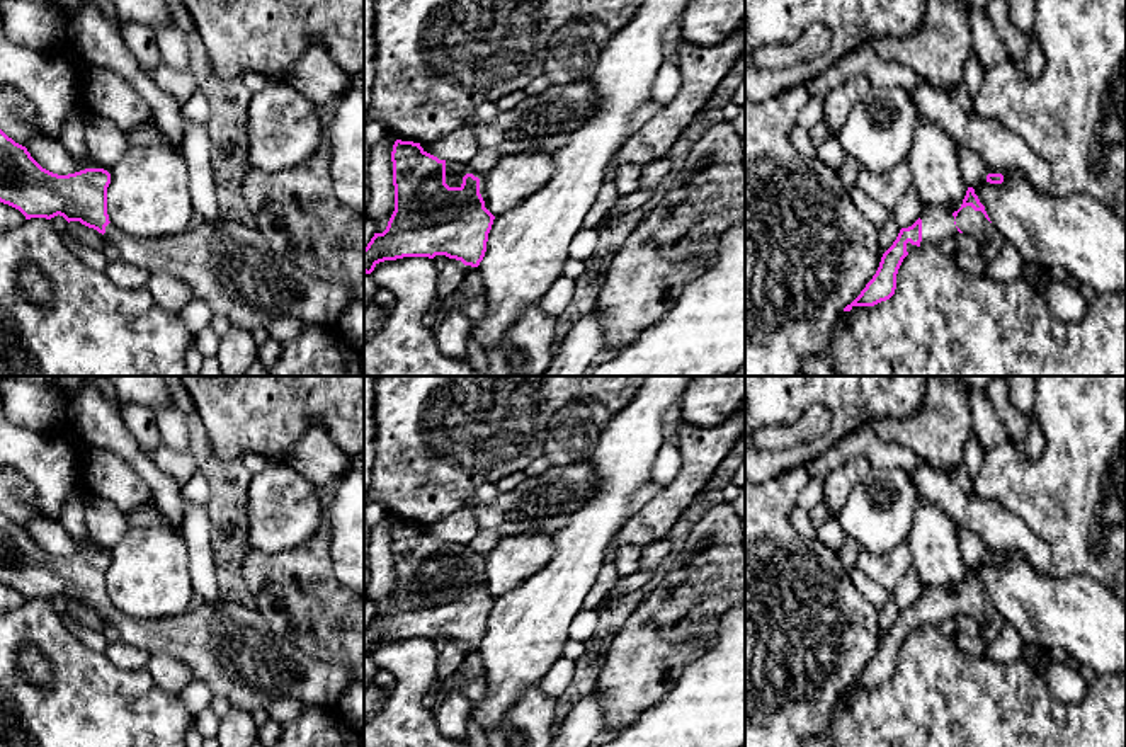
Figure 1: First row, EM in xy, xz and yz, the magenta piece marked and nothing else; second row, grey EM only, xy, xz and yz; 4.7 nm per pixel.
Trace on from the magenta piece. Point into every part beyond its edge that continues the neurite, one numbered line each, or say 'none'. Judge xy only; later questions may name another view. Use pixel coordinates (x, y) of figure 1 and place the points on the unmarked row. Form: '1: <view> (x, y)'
1: xy (228, 647)

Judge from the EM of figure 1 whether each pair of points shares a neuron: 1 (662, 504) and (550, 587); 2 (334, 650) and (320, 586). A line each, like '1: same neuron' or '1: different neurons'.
1: different neurons
2: same neuron

